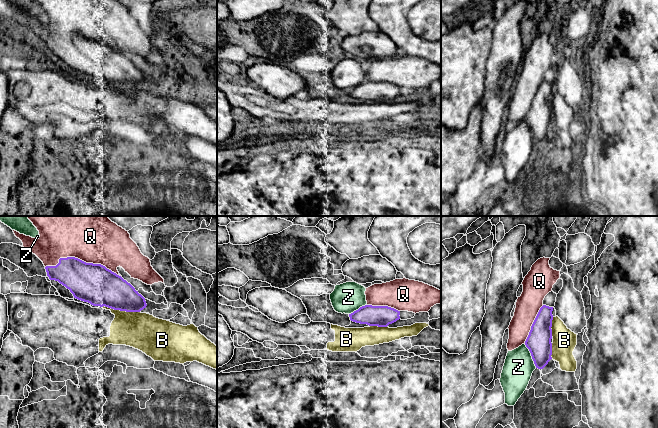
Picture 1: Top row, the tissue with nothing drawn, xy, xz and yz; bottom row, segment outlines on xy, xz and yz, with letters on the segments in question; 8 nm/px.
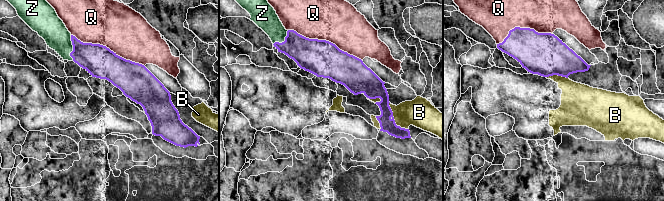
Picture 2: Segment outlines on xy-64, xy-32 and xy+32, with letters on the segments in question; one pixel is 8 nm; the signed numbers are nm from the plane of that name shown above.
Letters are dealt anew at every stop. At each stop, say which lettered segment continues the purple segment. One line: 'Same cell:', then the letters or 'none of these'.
Same cell: Q

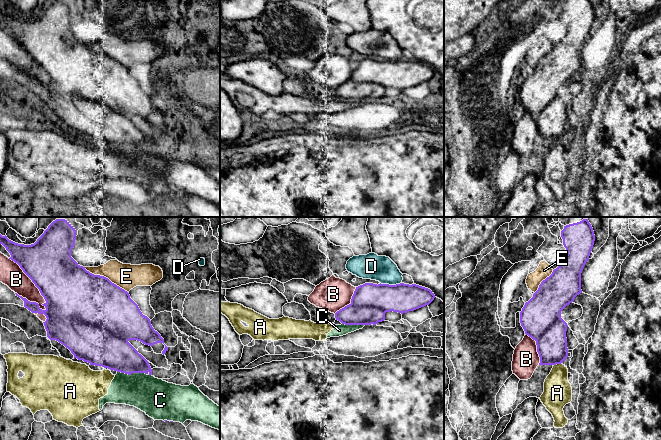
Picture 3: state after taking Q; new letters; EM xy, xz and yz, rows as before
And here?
Same cell: none of these

